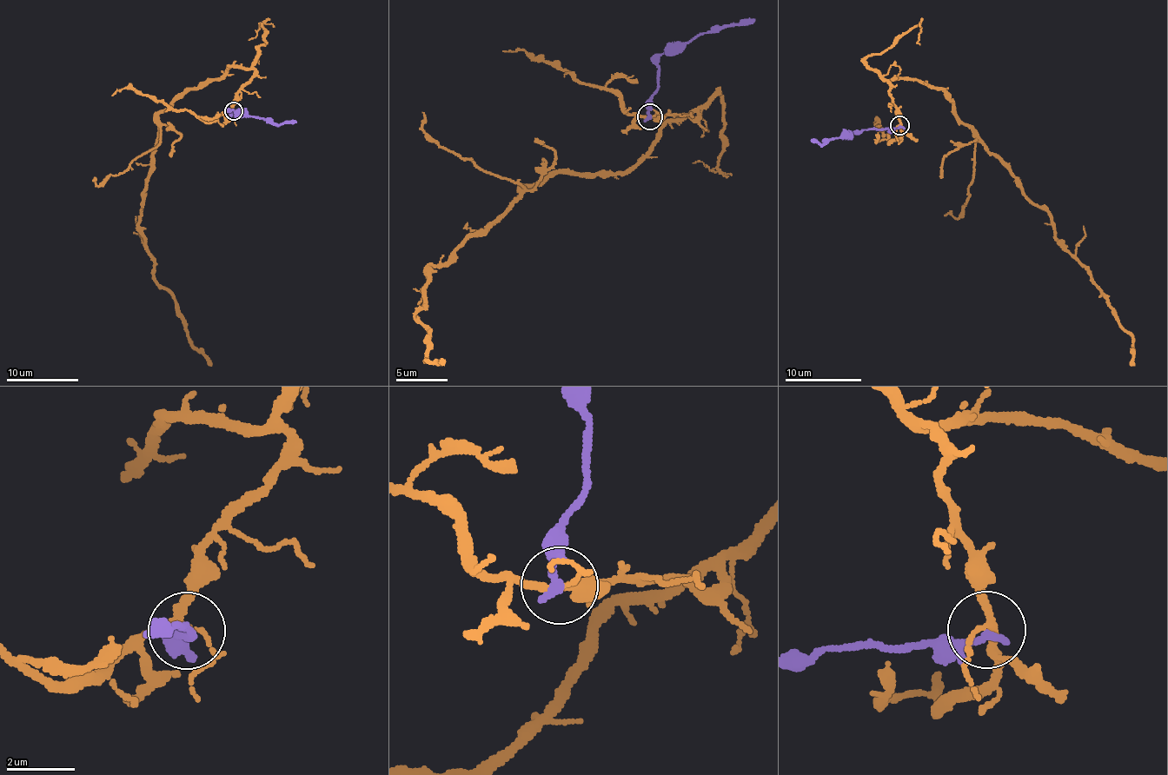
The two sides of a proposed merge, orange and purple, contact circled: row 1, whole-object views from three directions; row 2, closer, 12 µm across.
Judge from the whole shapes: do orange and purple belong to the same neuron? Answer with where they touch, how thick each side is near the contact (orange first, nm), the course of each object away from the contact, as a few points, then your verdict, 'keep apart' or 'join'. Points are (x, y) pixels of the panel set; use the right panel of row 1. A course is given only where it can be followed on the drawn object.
at (899, 125); 180 nm thick on the orange side, 300 nm on the other; orange runs (900, 125), (885, 80), (922, 81), (952, 100), (1107, 299), (1131, 338), (1132, 364); purple runs (900, 125), (855, 131), (846, 137), (827, 138), (820, 144), (810, 139); keep apart

